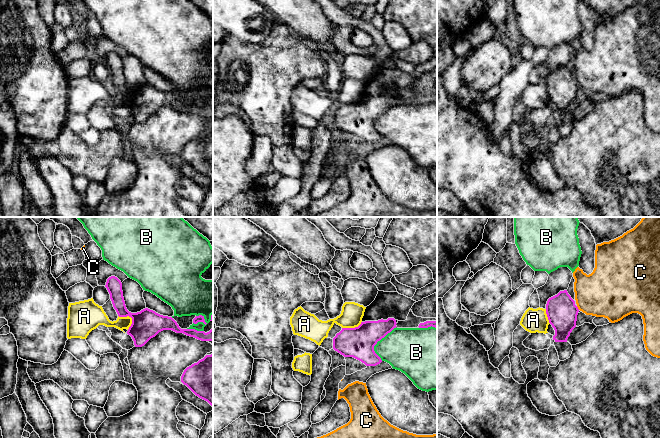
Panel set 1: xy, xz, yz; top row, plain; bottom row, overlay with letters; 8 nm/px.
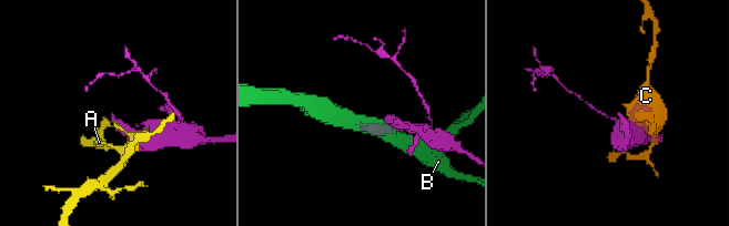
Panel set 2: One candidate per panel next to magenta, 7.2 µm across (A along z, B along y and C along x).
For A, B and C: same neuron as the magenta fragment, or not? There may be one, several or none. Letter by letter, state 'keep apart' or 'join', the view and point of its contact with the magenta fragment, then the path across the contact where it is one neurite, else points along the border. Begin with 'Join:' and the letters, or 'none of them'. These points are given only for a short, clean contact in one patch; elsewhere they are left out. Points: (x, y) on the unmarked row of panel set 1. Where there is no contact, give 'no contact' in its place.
Join: none of them
A: keep apart | xy (130, 92) | along xy (118, 91), (131, 94), (131, 101), (128, 105)
B: keep apart | xz (377, 117)
C: keep apart | yz (577, 84) | along yz (576, 82), (579, 85)

